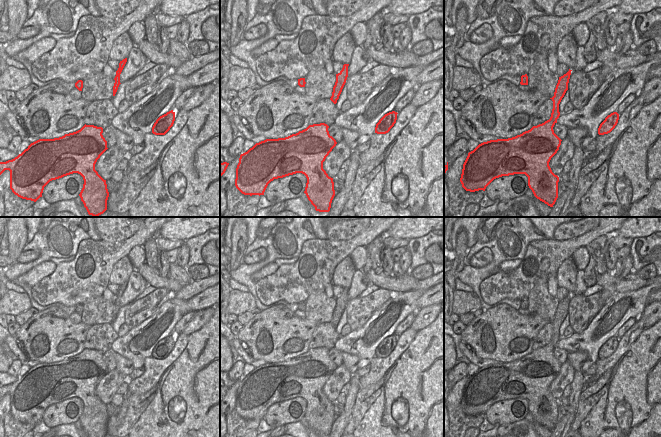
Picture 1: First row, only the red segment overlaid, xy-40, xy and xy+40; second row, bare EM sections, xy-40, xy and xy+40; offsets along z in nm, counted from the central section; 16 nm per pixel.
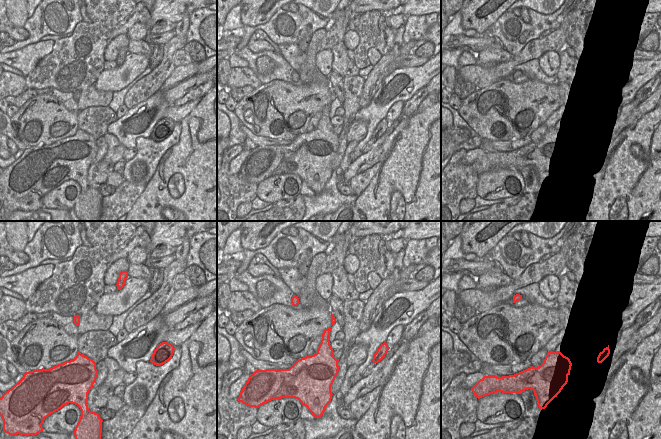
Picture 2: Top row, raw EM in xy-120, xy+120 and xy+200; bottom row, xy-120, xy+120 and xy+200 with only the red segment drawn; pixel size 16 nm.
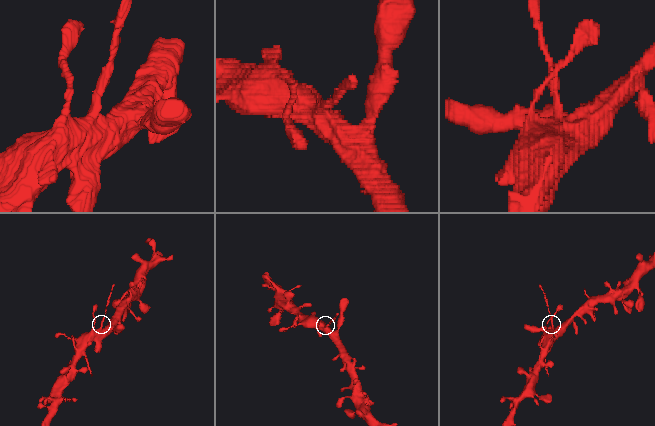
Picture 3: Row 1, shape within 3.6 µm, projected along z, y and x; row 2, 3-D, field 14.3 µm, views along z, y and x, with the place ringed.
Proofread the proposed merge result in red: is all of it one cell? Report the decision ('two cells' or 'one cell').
two cells

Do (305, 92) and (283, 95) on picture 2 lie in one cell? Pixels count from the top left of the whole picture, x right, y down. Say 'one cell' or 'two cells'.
one cell

